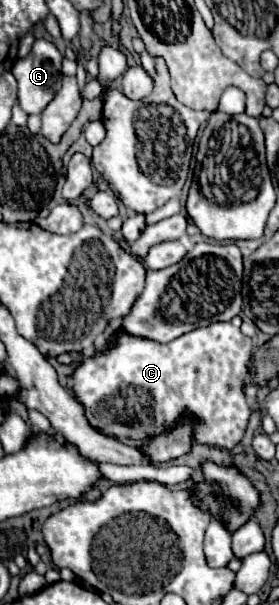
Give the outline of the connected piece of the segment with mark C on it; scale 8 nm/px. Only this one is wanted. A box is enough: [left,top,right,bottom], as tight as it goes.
[70,323,252,451]

